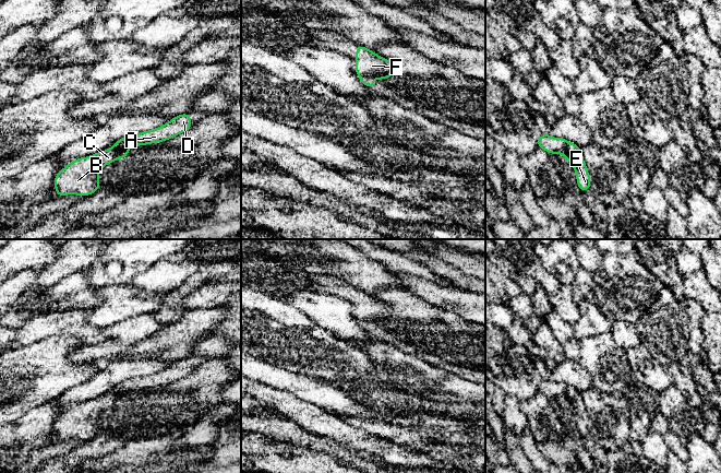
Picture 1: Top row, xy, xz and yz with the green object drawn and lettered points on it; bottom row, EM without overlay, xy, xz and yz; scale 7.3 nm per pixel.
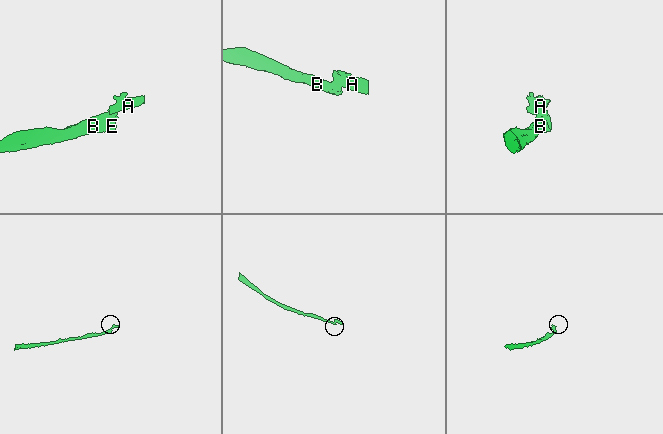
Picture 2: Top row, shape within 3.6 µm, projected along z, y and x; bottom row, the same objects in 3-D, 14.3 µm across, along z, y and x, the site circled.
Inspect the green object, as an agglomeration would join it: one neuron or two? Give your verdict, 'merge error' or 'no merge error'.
merge error

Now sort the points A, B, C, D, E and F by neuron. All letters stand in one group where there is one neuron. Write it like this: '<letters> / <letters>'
A D F / B C E

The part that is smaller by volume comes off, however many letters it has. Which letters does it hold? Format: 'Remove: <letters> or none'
Remove: A, D, F

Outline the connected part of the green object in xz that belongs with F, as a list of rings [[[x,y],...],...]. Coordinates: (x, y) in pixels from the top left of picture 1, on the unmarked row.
[[[358,289],[356,296],[356,318],[373,323],[389,323],[396,314],[395,309],[363,291]]]

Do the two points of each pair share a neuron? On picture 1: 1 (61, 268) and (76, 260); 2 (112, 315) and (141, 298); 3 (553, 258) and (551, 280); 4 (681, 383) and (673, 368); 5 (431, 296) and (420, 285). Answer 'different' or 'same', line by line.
1: same
2: same
3: different
4: same
5: same

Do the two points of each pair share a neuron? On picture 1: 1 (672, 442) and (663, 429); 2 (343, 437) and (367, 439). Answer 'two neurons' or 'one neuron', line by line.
1: one neuron
2: one neuron

